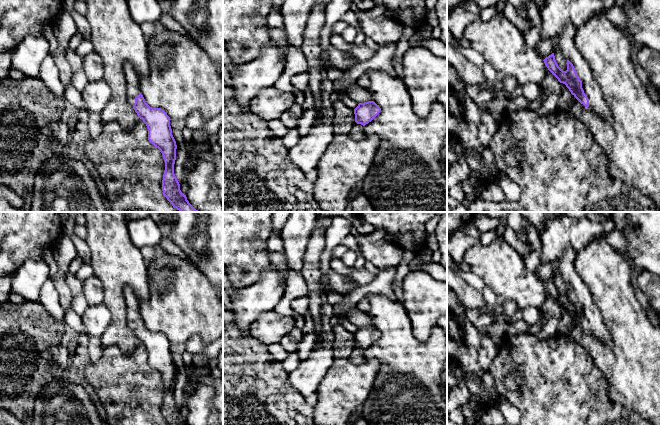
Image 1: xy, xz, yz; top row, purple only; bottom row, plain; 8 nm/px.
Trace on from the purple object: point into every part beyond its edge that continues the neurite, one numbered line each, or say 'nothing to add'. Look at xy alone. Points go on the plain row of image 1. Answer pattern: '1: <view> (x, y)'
1: xy (132, 302)

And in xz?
1: xz (357, 356)

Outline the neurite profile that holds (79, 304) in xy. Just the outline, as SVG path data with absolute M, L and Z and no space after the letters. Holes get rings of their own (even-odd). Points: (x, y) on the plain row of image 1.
M83 294L74 296L72 301L72 309L79 315L82 315L89 307Z

